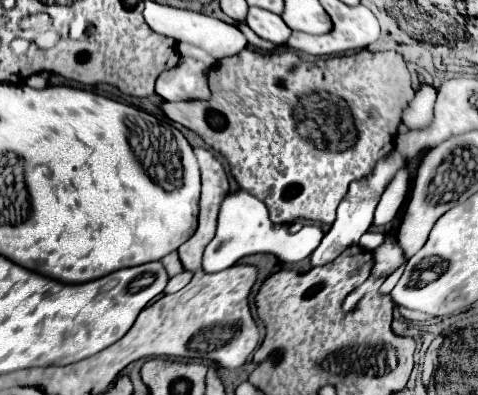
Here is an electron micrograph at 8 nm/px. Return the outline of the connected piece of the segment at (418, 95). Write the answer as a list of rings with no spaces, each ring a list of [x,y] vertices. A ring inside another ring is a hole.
[[[421,85],[415,91],[415,97],[411,99],[411,103],[403,109],[403,125],[409,131],[417,131],[417,129],[425,129],[431,125],[433,119],[433,107],[435,107],[435,99],[437,99],[437,91],[431,85]]]

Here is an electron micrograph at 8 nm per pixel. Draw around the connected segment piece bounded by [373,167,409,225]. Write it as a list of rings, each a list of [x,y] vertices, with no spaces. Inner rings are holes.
[[[405,167],[393,177],[393,181],[387,185],[385,193],[381,195],[381,201],[379,201],[377,211],[375,211],[375,221],[373,221],[375,225],[385,225],[385,223],[393,221],[401,203],[405,201],[407,185],[409,185],[409,171]]]

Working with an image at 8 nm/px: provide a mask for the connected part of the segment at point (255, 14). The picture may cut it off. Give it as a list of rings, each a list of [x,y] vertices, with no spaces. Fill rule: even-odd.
[[[251,7],[247,15],[247,25],[265,41],[271,41],[275,45],[285,45],[285,41],[291,35],[291,29],[283,23],[279,15],[273,15],[271,11],[263,11],[261,7]]]

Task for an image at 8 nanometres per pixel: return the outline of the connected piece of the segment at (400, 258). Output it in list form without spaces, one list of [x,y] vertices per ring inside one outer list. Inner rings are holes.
[[[397,229],[387,231],[383,245],[379,245],[377,249],[373,249],[375,265],[371,269],[369,281],[385,279],[393,271],[397,271],[401,265],[407,263],[407,257],[405,257],[405,253],[403,253],[403,249],[401,249],[401,245],[399,245],[399,241],[395,237],[397,237]]]

